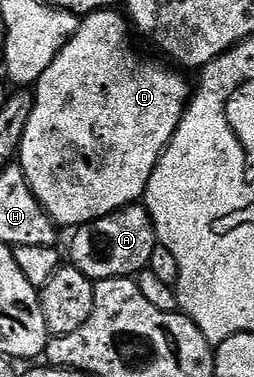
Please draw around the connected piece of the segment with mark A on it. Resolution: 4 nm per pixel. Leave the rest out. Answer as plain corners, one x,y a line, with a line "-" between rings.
139,202
127,204
121,210
109,214
105,218
74,229
72,236
75,237
71,240
70,263
74,264
77,270
81,270
81,274
85,274
89,279
94,281
108,280
109,278
117,278
118,276
126,276
128,278
138,277
139,273
150,265
151,255
157,247
153,218
149,214
147,207

